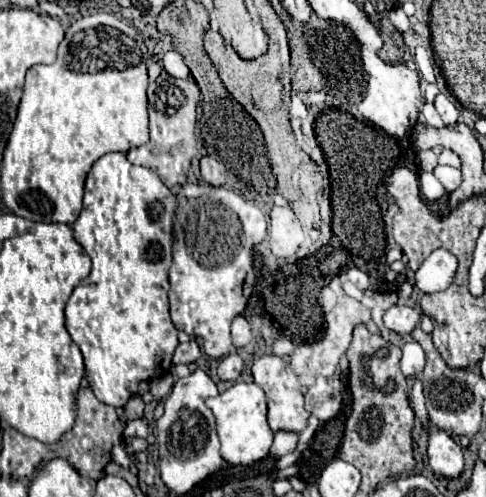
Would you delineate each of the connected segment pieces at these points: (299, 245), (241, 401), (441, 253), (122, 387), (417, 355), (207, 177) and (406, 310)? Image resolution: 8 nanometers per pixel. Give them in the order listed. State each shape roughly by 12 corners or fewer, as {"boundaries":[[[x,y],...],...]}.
{"boundaries":[[[290,207],[270,211],[270,249],[290,263],[329,243],[330,224],[302,227]],[[234,383],[206,405],[230,465],[268,455],[272,429],[256,383]],[[434,249],[416,271],[422,293],[452,285],[458,259]],[[124,153],[90,169],[66,303],[94,395],[172,367],[176,197]],[[416,341],[402,347],[402,373],[414,379],[424,369],[424,351]],[[210,155],[200,159],[200,173],[210,185],[224,185],[228,169]],[[408,305],[384,313],[384,325],[400,335],[412,333],[420,313]]]}

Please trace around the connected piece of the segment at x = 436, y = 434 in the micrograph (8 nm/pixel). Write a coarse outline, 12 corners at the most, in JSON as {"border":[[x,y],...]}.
{"border":[[432,429],[428,463],[436,475],[464,471],[462,447],[446,431]]}

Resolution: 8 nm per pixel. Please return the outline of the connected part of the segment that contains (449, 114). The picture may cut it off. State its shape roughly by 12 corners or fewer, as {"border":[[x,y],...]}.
{"border":[[442,89],[436,99],[440,117],[446,125],[456,123],[460,103],[450,91]]}

